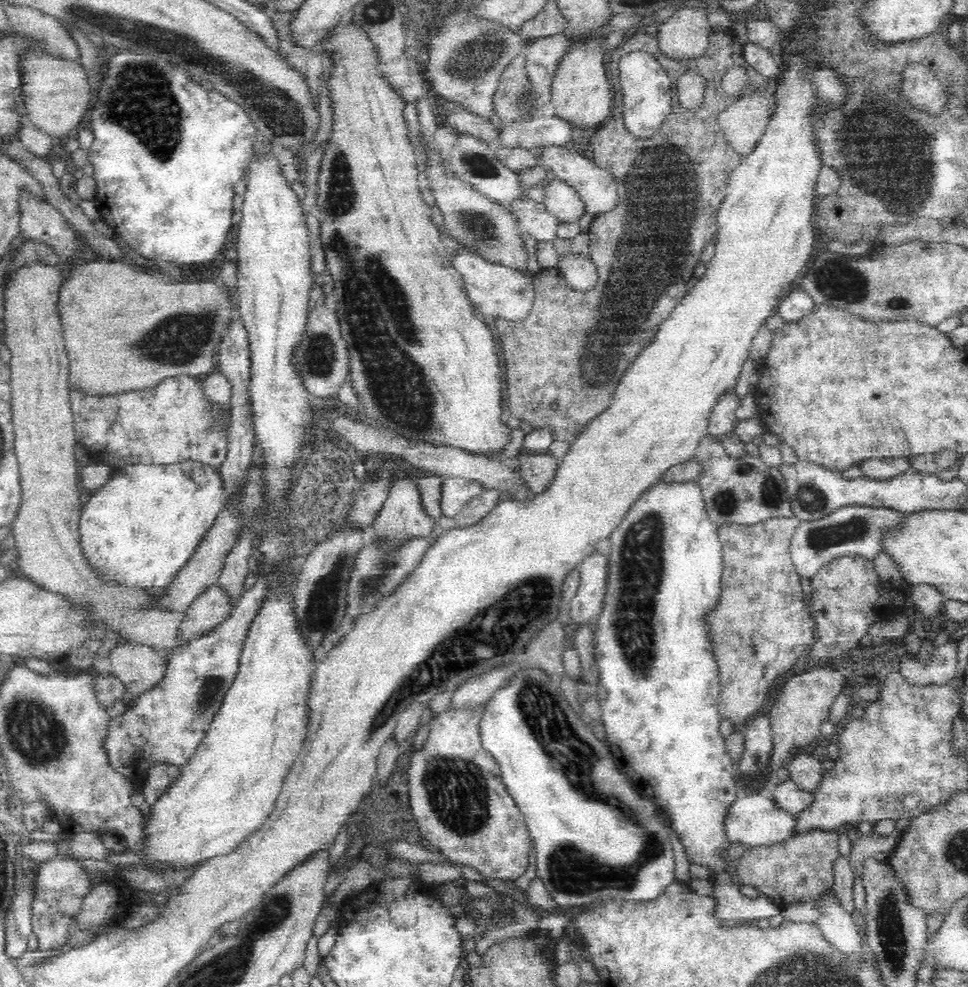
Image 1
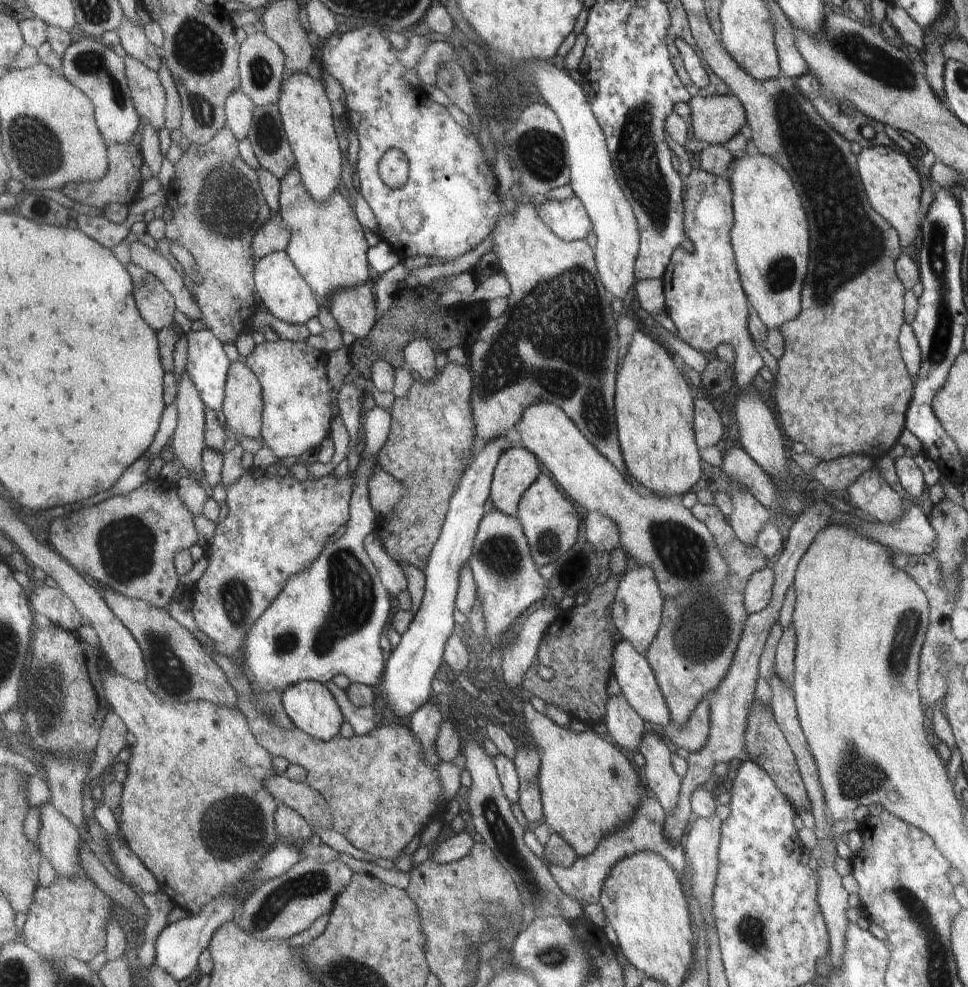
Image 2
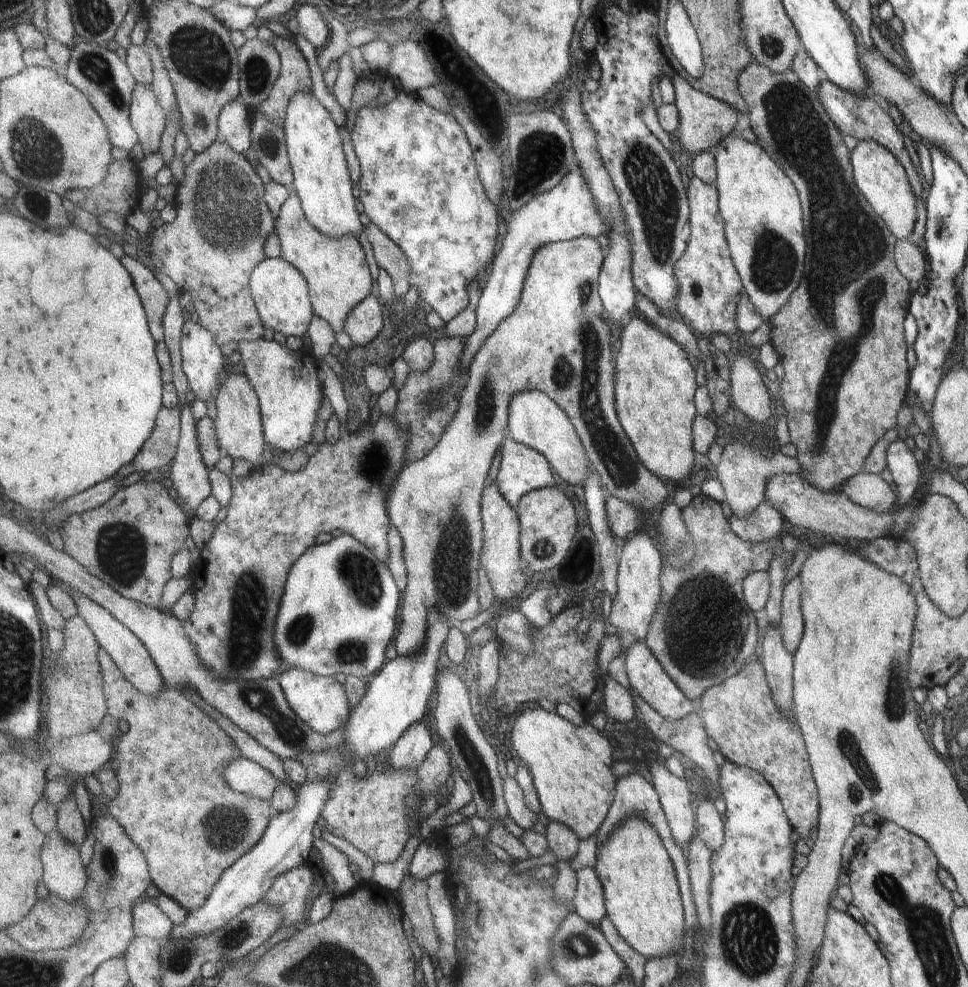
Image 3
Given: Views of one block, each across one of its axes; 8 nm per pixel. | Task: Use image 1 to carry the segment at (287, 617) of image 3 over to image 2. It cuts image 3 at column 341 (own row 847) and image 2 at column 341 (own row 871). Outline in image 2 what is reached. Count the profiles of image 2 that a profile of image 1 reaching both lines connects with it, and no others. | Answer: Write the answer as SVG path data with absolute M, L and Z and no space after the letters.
M375 407L367 413L363 422L365 450L357 468L356 488L352 497L352 518L346 533L325 546L317 561L306 570L293 574L286 583L280 597L264 613L246 639L246 660L239 661L253 692L277 689L279 692L300 681L318 681L327 685L335 676L344 675L352 683L362 683L378 688L383 684L387 662L381 648L381 636L386 633L393 610L391 593L381 579L380 571L369 557L364 541L376 530L378 513L370 502L369 484L374 476L372 466L382 447L387 443L392 428L391 410Z

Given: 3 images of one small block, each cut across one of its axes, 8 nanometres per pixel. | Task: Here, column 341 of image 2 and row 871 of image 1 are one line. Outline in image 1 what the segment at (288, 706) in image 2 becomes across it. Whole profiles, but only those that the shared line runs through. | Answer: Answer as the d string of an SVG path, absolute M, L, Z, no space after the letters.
M692 481L682 484L666 484L656 483L649 490L646 490L636 503L623 516L622 522L614 528L614 532L610 534L610 555L608 556L608 564L606 564L606 590L604 590L604 598L602 598L602 612L596 620L596 624L592 628L594 630L594 663L598 667L598 683L594 684L594 696L600 702L601 720L605 728L605 736L612 756L617 760L617 766L627 774L631 785L642 795L646 800L656 804L660 813L666 817L667 824L671 830L678 834L678 838L684 849L690 864L702 866L711 872L708 878L714 884L715 900L713 907L713 918L717 920L718 925L722 929L728 927L739 927L748 924L762 924L781 913L782 908L778 907L774 902L764 894L758 898L748 898L740 892L740 881L736 876L732 878L730 872L726 872L726 864L730 862L728 857L728 848L731 842L728 841L726 835L725 820L726 813L737 799L737 784L736 774L737 765L733 763L732 757L728 752L725 737L722 736L720 721L721 713L717 707L717 702L721 693L719 664L714 652L714 645L710 641L709 624L707 623L707 614L711 613L721 599L721 576L724 570L722 562L722 543L719 539L717 525L710 521L708 513L702 499L700 486L692 483Z

